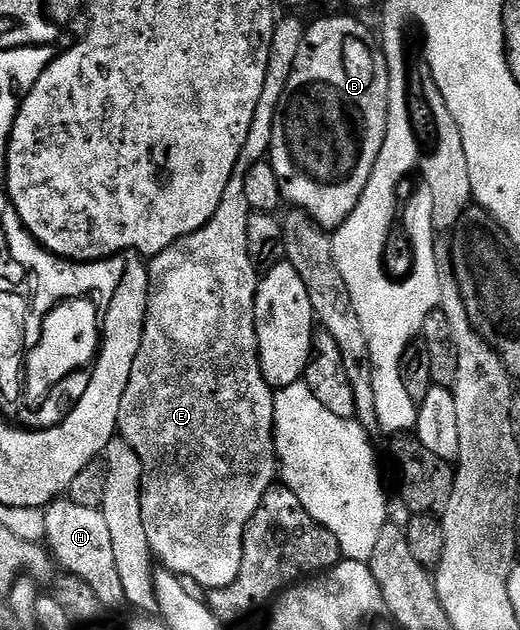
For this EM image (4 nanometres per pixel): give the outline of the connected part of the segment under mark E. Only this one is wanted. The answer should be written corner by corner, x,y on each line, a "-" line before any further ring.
285,19
273,28
273,48
269,50
267,61
267,75
263,81
263,93
259,97
259,105
255,109
255,117
251,121
251,129
243,149
239,153
239,161
231,173
231,181
227,181
227,189
223,189
223,201
219,201
219,209
215,209
215,217
203,225
195,233
175,241
163,253
152,256
148,260
149,269
149,300
147,301
147,317
143,325
143,341
139,345
139,353
135,357
135,365
131,365
131,381
127,381
127,389
123,389
123,401
119,401
119,417
117,418
117,430
120,438
135,449
142,465
141,477
141,516
143,517
143,530
146,531
149,544
153,550
156,562
166,571
180,575
190,584
198,583
204,589
226,587
239,577
239,565
243,565
243,533
247,521
259,509
259,501
263,501
263,493
267,493
269,487
274,486
279,475
277,461
277,446
273,440
273,396
274,388
261,372
261,362
257,352
257,330
255,329
255,297
259,273
255,265
251,265
251,257
247,257
247,221
250,217
247,197
243,193
243,177
251,165
262,162
268,156
271,145
271,129
273,118
277,112
277,102
281,96
281,88
285,86
293,71
293,62
297,56
297,50
301,48
303,23
297,19

